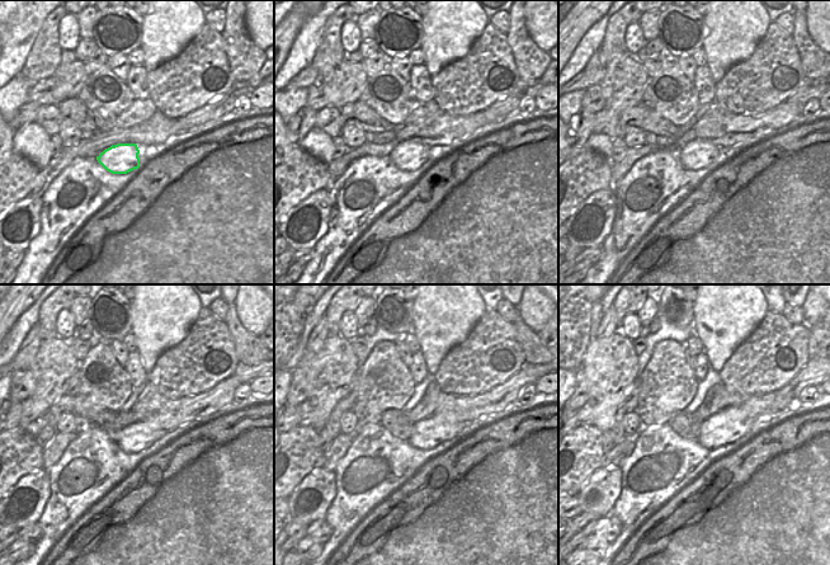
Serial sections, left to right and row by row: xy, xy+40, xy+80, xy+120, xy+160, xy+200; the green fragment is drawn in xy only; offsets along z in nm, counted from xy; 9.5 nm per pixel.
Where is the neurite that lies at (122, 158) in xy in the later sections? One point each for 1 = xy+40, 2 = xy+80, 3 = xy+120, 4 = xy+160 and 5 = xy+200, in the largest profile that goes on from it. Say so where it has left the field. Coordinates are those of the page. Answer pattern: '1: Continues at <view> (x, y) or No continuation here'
1: Continues at xy+40 (409, 156)
2: Continues at xy+80 (697, 154)
3: Continues at xy+120 (137, 436)
4: Continues at xy+160 (441, 427)
5: Continues at xy+200 (731, 423).

